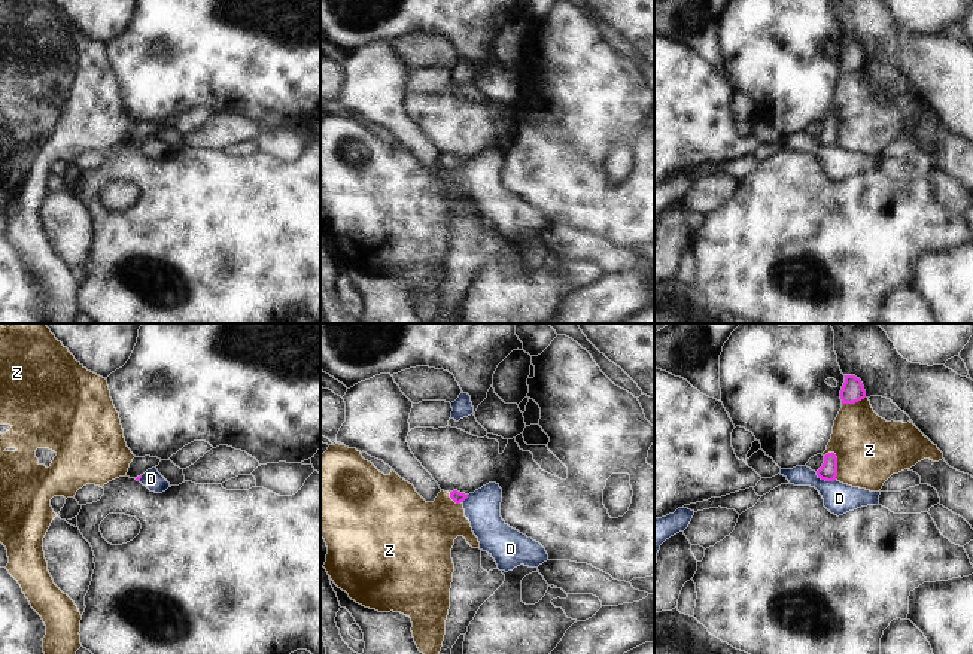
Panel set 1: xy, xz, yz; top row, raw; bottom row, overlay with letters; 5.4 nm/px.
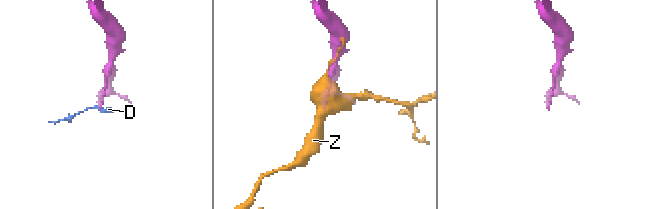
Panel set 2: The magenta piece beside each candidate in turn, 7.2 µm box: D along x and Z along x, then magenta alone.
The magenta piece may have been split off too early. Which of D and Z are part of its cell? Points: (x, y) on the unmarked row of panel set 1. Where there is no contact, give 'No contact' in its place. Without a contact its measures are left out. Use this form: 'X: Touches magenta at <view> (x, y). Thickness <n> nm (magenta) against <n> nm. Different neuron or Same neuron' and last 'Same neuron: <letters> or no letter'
D: Touches magenta at yz (826, 146). Thickness 100 nm (magenta) against 170 nm. Different neuron
Z: Touches magenta at yz (836, 130). Thickness 100 nm (magenta) against 360 nm. Different neuron
Same neuron: no letter.

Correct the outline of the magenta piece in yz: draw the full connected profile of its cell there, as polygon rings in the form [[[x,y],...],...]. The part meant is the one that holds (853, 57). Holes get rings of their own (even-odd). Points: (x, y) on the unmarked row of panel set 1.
[[[845,42],[845,49],[840,57],[840,66],[843,70],[855,70],[866,64],[866,57],[860,45],[855,42]]]

